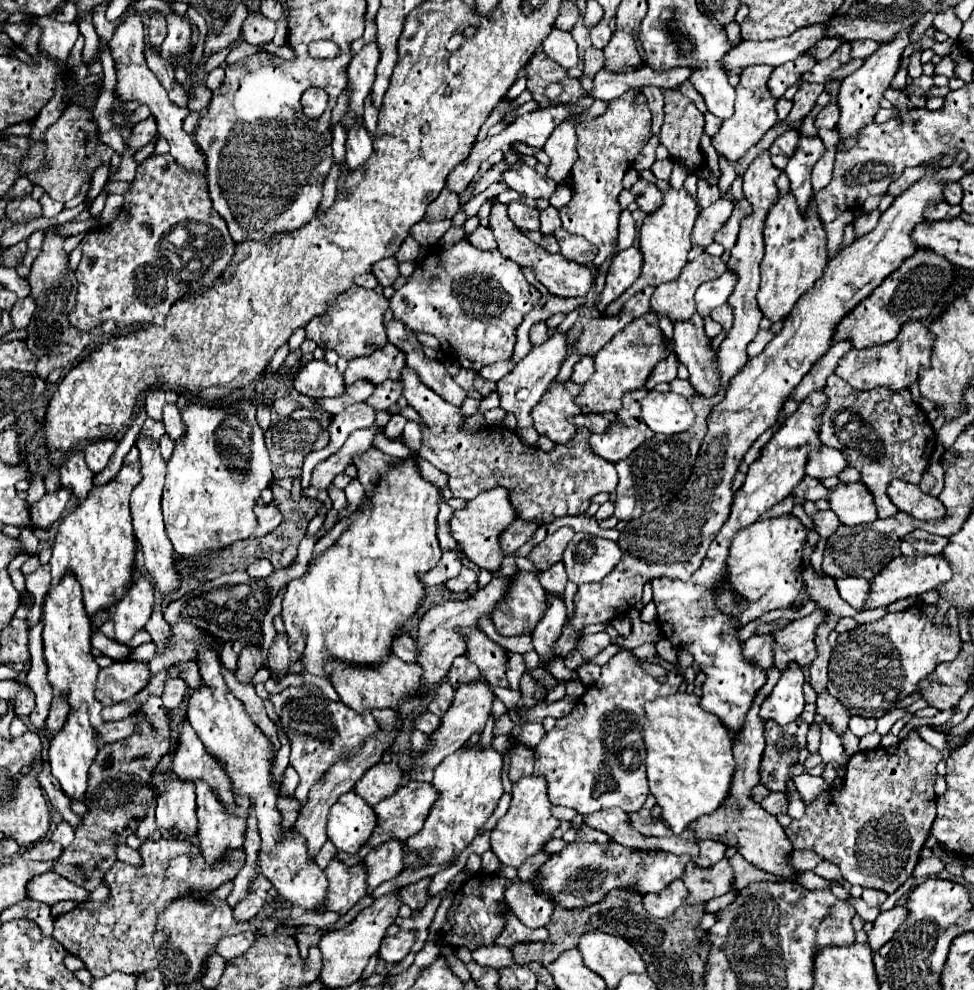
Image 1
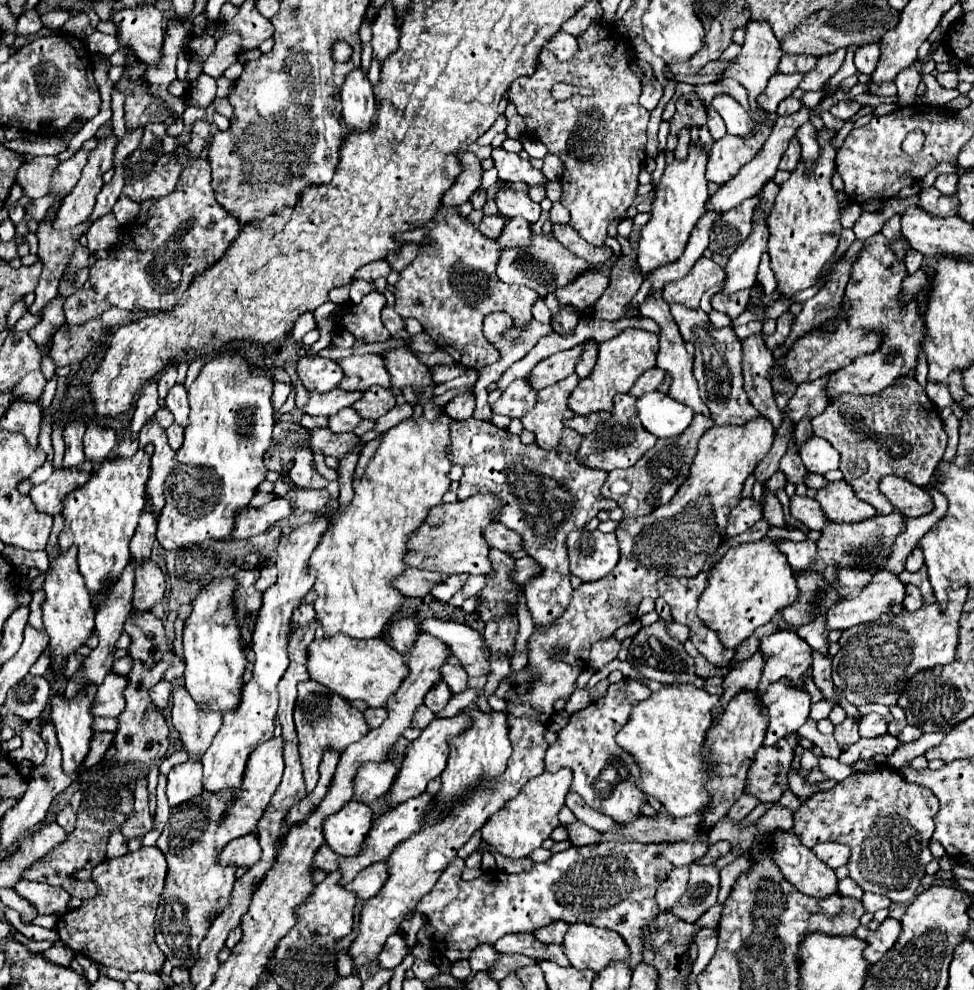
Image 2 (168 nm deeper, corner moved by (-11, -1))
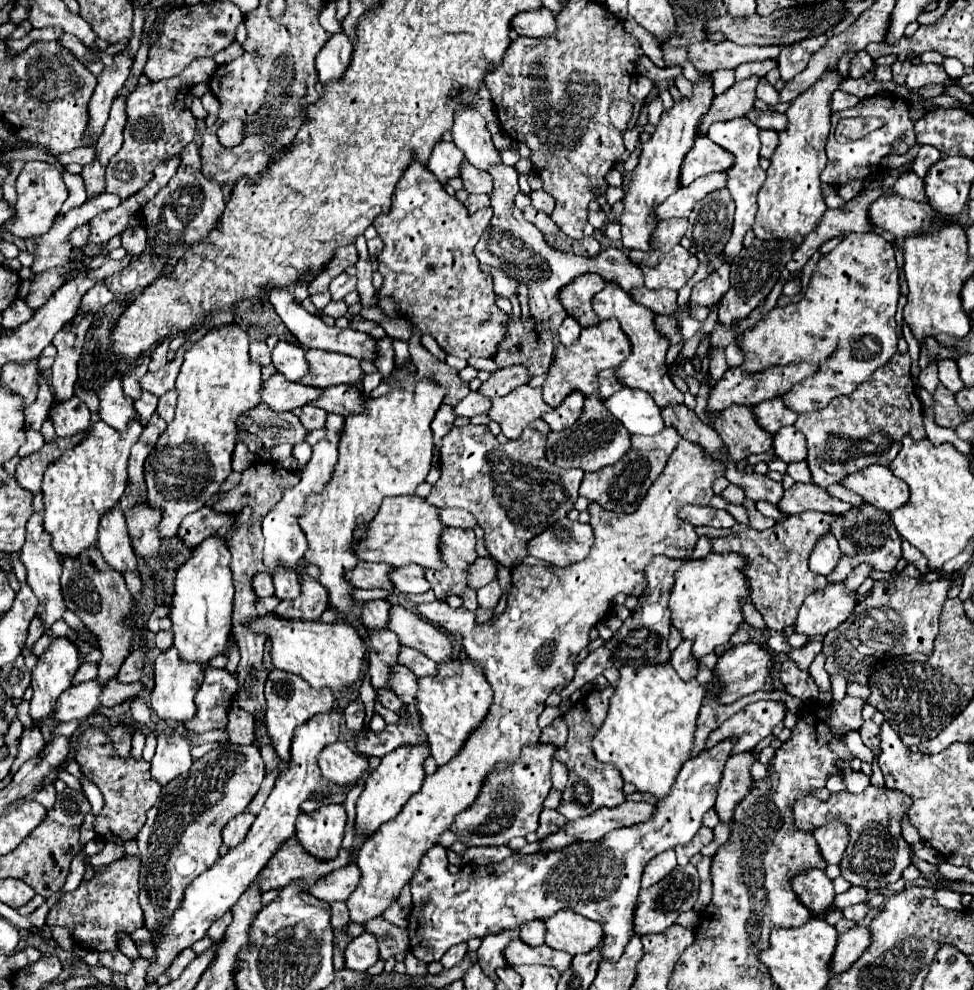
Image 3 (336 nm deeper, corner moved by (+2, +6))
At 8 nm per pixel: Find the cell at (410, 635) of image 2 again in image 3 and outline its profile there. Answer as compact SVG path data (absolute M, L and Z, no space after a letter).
M370 600L370 602L364 602L362 622L366 626L370 626L370 628L386 628L388 610L390 610L388 600Z

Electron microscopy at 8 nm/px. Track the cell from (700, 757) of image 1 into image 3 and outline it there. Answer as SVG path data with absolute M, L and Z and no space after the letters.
M670 664L642 666L642 668L622 666L614 694L610 696L606 720L602 722L598 734L592 740L594 756L600 762L616 764L624 782L632 782L640 792L650 792L656 800L664 798L670 792L674 778L689 757L690 746L694 742L694 722L698 718L698 710L705 695L706 688L696 678L688 682L678 678L678 674Z

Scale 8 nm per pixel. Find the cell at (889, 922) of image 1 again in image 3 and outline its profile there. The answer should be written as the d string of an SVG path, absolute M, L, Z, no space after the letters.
M854 926L846 934L838 936L838 946L836 946L834 958L830 962L832 974L840 974L840 972L848 970L860 958L860 954L866 950L866 946L870 946L868 928Z

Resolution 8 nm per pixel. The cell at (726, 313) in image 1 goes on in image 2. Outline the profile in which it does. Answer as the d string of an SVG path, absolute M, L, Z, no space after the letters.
M747 289L743 293L739 293L739 295L731 295L731 297L719 297L719 295L715 295L711 299L713 309L729 315L731 319L737 319L747 309L747 303L749 303L749 291Z

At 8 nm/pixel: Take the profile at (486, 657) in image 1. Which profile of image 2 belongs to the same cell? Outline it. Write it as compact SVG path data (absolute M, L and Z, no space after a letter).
M427 619L421 623L421 631L431 633L439 637L441 641L447 641L451 645L453 655L463 661L463 667L467 669L469 677L489 677L491 675L491 663L485 657L485 641L479 631L455 623L455 621L443 621L443 619Z

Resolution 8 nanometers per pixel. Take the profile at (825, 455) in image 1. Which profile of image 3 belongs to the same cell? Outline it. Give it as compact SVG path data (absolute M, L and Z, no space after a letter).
M786 426L774 434L774 452L784 462L806 460L806 438L794 426Z

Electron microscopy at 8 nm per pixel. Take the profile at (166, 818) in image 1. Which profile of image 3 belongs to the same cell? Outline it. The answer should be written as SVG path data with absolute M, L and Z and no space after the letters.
M166 726L158 732L158 746L152 758L152 776L160 784L168 784L178 774L184 774L192 766L190 742L176 732L176 728Z

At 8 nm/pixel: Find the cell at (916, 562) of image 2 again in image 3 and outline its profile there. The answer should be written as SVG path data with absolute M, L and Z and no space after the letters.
M860 504L852 506L846 514L840 514L840 518L836 518L830 524L830 532L836 536L838 546L842 550L842 560L838 562L834 572L826 578L828 582L842 582L850 574L850 570L854 570L862 562L870 564L872 570L878 572L894 572L898 560L902 558L902 538L896 532L890 516L882 512L886 510L874 508L872 504Z

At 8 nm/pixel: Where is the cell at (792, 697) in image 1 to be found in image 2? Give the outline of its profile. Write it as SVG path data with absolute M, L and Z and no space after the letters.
M787 679L771 685L761 701L769 709L769 727L763 745L775 745L809 719L811 695L805 689L791 685Z

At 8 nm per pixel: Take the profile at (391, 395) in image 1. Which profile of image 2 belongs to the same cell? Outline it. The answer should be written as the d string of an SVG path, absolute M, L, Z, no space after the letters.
M375 387L363 393L363 397L359 401L355 401L355 409L359 411L359 415L363 415L365 419L379 419L381 415L385 415L389 409L393 409L395 403L395 395L391 389L385 387Z

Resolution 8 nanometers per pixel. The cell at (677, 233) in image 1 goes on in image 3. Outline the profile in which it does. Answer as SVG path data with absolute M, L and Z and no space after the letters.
M710 76L692 86L694 86L692 98L676 100L668 112L662 112L654 134L650 136L648 142L642 144L642 152L638 156L638 166L634 168L632 178L628 182L628 190L624 192L624 198L622 198L622 202L624 202L624 212L620 216L622 244L628 250L630 248L648 250L650 234L656 226L654 206L658 206L658 202L664 202L670 194L674 194L674 190L680 188L678 174L680 174L682 158L694 144L694 126L698 126L698 118L702 118L702 114L706 112L706 106L710 106L710 102L714 98Z

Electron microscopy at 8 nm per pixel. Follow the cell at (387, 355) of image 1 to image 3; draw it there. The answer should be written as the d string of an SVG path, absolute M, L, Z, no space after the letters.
M306 350L308 374L298 380L306 386L336 386L336 384L350 384L362 380L360 362L346 354L330 354L324 350Z

